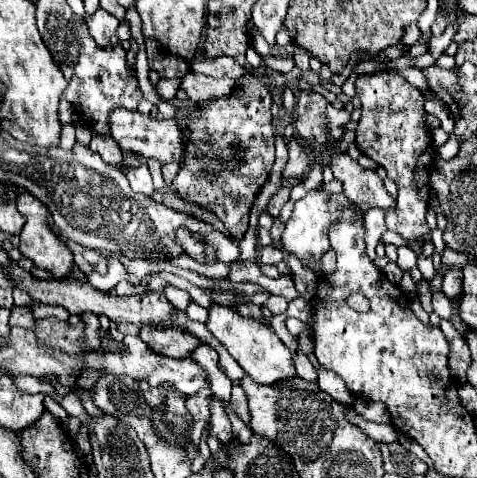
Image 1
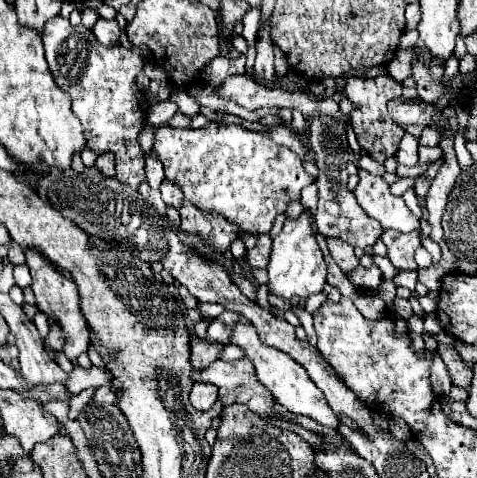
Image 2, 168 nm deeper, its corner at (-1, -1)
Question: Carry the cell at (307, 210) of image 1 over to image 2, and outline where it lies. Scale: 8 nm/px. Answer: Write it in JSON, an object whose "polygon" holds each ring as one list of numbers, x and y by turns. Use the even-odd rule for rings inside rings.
{"polygon":[[304,210,298,220,286,220,282,226,282,232,274,238,270,262,266,266,268,270,268,294,274,294,284,300,300,298,306,300,312,294,318,294,324,290,326,284,326,262,318,248,316,236,310,226,310,210]]}

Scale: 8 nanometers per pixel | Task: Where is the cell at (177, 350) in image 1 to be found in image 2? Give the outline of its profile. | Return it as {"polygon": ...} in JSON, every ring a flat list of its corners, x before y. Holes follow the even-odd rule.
{"polygon":[[192,334,192,366,194,370,204,370,204,366,210,366,210,362,220,358,222,352,222,344,208,344,206,340,198,340]]}

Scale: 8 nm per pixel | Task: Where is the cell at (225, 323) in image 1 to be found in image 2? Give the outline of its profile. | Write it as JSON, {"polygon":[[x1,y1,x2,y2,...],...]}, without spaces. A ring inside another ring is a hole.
{"polygon":[[236,324,234,334,232,334,232,344,238,344,238,346,246,352,246,358,250,358,252,364,254,364,254,368,256,368,258,380,260,380,268,390,272,390,276,402,282,404,286,410,290,410,290,412,294,412,294,414,300,414,300,416,308,416,308,418,316,420,318,424,328,426,328,428,334,428,334,430,336,430,340,424,346,424,346,426,350,426,350,428,356,428,356,422,354,422,354,420,346,418,344,414,334,414,334,412,330,410,326,398,322,398,322,392,318,390,318,386,314,386,314,382,310,382,310,376,306,374,306,370,304,370,298,362,294,362,288,354,282,354,282,352,278,352,278,350,266,346,266,344,258,338,254,326,250,326,250,324,248,324,248,326]]}

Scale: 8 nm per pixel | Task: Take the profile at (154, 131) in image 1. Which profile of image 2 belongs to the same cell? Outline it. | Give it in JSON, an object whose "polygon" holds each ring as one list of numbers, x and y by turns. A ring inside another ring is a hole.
{"polygon":[[210,122,202,130,182,130,172,126,156,128,156,144,154,150,158,152,166,180,176,184,188,202,192,202,198,210,220,214,228,222,238,224,242,232,248,234,268,234,272,230,274,218,284,214,292,200,300,200,300,192,304,186,312,184,312,176,304,170,302,160,288,150,286,146,278,146,268,132,252,132,238,124,214,124]]}

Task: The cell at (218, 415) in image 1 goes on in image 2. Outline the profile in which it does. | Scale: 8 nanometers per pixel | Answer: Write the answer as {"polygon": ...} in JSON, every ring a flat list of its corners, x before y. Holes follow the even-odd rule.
{"polygon":[[196,382,192,392,190,392,190,404,196,410,210,410,212,404,218,398,218,390,214,390,214,386,206,384,206,382]]}

